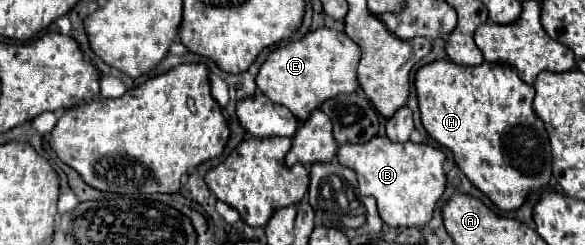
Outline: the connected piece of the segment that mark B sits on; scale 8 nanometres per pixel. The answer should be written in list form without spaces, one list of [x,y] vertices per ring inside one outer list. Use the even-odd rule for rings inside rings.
[[[376,135],[366,143],[338,145],[336,159],[356,173],[360,191],[376,199],[382,221],[394,229],[426,225],[446,187],[442,169],[446,157],[440,149],[426,143],[392,143],[384,135]]]

